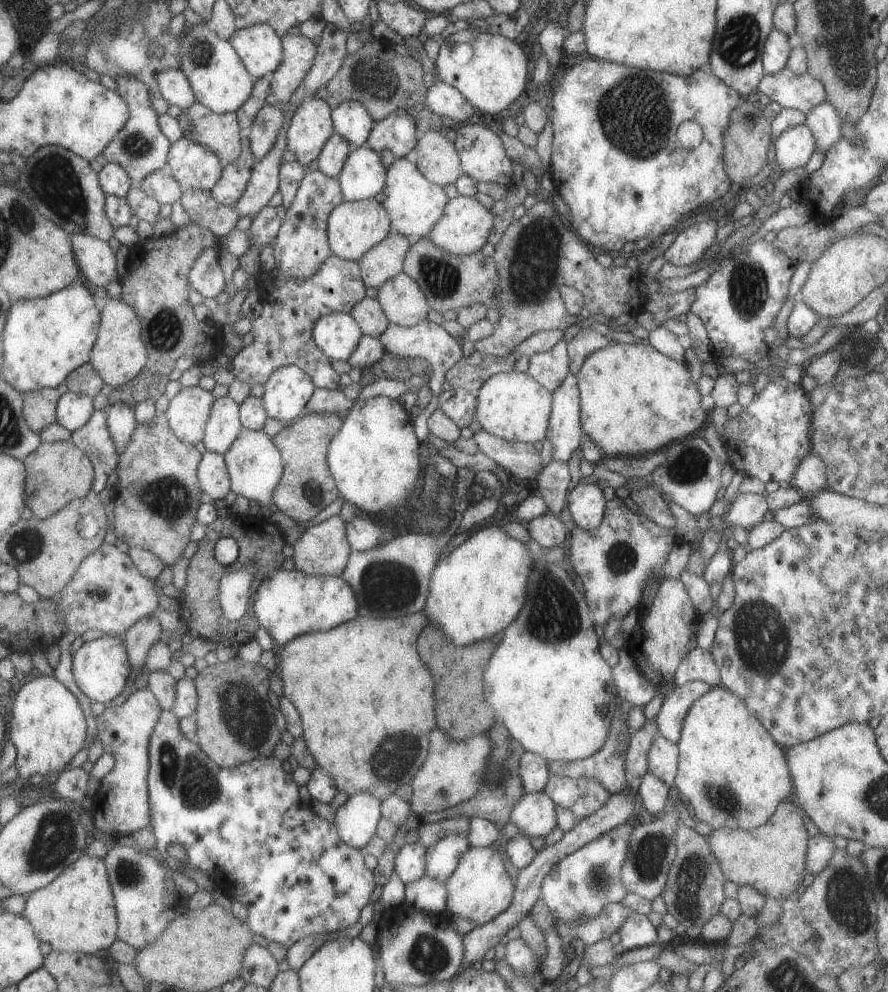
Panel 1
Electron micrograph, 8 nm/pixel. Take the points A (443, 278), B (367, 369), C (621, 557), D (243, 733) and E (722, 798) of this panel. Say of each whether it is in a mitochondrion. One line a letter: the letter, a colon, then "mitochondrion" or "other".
A: mitochondrion
B: other
C: mitochondrion
D: mitochondrion
E: mitochondrion

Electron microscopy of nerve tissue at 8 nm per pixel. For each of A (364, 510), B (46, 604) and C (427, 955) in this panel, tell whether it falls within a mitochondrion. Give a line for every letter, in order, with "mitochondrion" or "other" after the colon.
A: other
B: other
C: mitochondrion

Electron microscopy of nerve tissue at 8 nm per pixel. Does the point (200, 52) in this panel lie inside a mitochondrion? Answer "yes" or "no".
yes

